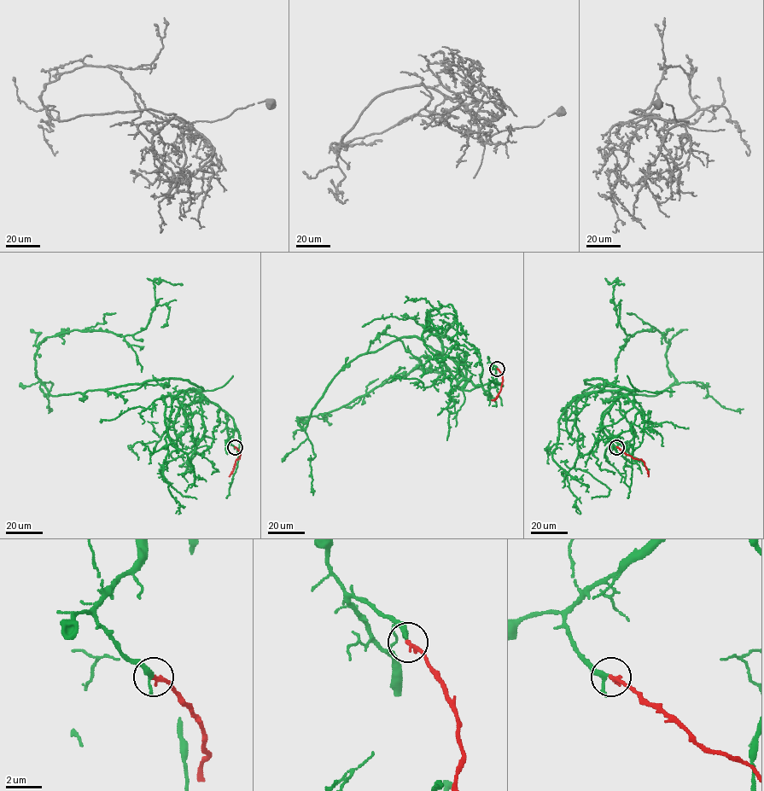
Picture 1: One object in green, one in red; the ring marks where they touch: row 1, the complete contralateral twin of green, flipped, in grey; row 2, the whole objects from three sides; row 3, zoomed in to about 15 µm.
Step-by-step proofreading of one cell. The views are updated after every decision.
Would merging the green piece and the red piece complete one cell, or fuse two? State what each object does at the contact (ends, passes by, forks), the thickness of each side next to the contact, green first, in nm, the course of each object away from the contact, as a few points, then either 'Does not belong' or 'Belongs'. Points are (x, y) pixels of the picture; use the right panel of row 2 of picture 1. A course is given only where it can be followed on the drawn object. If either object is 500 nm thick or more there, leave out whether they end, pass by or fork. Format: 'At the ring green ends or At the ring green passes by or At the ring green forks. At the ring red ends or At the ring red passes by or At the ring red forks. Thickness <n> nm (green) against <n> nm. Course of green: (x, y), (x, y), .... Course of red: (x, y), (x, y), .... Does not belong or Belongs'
At the ring green passes by. At the ring red ends. Thickness 240 nm (green) against 280 nm. Course of green: (616, 446), (635, 390), (585, 380), (649, 396), (677, 382), (661, 333), (621, 327), (613, 291), (624, 284). Course of red: (616, 446), (633, 458), (640, 459), (648, 476). Belongs

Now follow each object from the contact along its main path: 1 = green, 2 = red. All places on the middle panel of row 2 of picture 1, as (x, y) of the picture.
1: (497, 368), (495, 386), (458, 386), (451, 359), (399, 337), (297, 418), (417, 364), (445, 375)
2: (497, 369), (502, 381), (499, 392), (491, 400)

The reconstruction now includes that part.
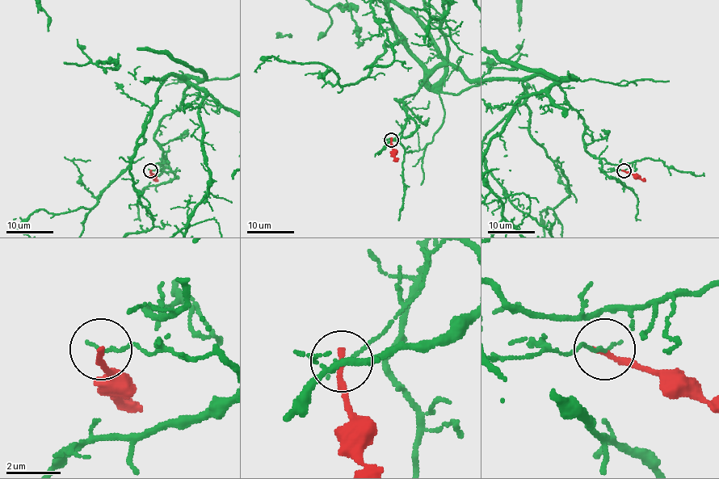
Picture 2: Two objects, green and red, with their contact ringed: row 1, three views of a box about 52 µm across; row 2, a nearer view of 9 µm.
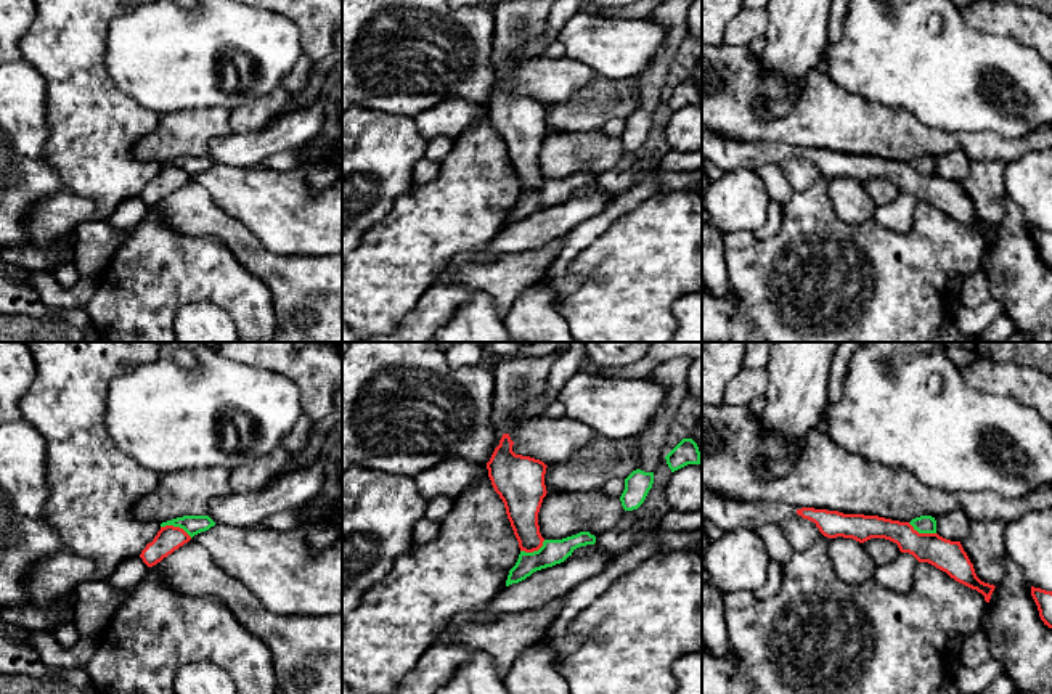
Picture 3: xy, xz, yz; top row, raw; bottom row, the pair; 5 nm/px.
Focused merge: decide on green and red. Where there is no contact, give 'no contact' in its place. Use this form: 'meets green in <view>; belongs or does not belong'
meets green in xy; does not belong

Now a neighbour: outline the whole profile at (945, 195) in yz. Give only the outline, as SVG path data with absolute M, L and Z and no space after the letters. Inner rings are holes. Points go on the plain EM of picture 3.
M801 148L797 154L816 164L827 178L853 178L864 183L885 178L898 185L901 193L912 194L919 202L928 202L946 212L956 222L977 230L989 243L994 225L981 222L960 182L951 182L938 174L919 174L909 162L879 156L843 154L838 151Z

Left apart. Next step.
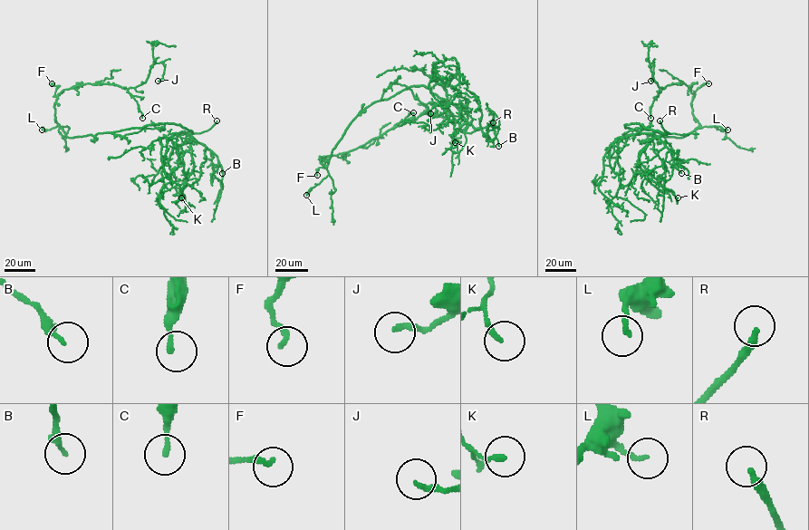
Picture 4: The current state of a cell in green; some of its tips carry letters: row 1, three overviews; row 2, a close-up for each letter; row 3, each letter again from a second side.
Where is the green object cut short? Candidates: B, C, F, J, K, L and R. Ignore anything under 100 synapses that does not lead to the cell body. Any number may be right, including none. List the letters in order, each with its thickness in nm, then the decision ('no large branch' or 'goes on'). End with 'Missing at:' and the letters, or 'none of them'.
B: calibre 170 nm; no large branch
C: calibre 190 nm; no large branch
F: calibre 220 nm; no large branch
J: calibre 190 nm; no large branch
K: calibre 180 nm; no large branch
L: calibre 170 nm; no large branch
R: calibre 280 nm; goes on
Missing at: R

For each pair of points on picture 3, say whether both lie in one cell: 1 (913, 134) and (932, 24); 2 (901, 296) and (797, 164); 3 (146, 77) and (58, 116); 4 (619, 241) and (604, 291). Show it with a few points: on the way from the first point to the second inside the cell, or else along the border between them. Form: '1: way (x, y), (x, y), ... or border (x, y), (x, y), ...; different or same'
1: border (880, 103), (905, 108), (922, 122), (951, 132); different
2: border (821, 174), (810, 187), (794, 191); different
3: border (105, 53), (110, 77), (127, 95), (151, 110); different
4: way (619, 254), (617, 278); same

